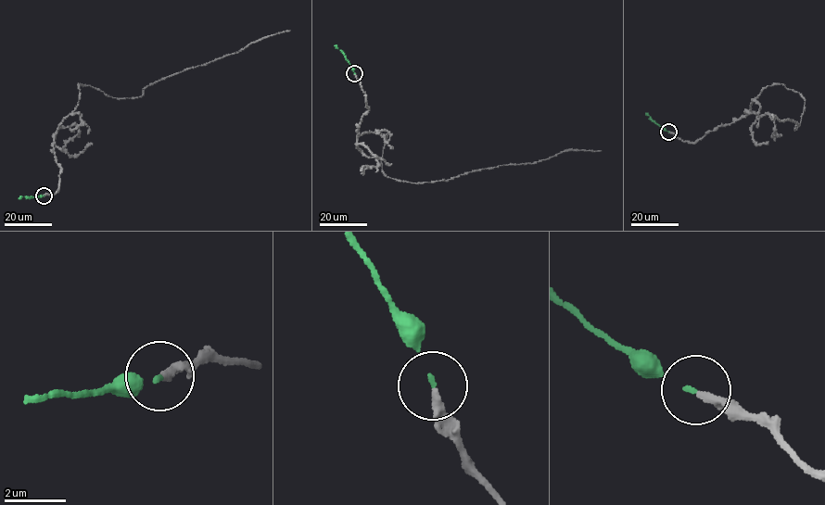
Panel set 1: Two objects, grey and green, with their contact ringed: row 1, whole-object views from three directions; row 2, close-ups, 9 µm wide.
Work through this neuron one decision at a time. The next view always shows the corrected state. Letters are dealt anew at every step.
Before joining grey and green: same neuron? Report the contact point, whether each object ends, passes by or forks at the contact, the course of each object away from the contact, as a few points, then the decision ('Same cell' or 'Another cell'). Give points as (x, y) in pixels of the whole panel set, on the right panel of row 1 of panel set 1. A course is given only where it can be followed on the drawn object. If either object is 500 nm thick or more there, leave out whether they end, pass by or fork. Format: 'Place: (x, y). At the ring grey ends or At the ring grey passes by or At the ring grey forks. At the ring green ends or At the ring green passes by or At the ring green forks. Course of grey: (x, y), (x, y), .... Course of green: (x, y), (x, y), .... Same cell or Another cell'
Place: (668, 132). At the ring grey ends. At the ring green ends. Course of grey: (668, 132), (695, 143), (743, 117), (761, 91), (774, 84), (805, 99), (795, 130), (792, 120), (772, 119). Course of green: (668, 132), (645, 114). Same cell

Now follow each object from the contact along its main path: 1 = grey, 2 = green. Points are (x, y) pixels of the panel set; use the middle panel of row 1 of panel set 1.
1: (354, 73), (368, 108), (359, 135), (386, 134), (382, 170), (391, 178), (447, 181), (568, 150), (601, 150)
2: (354, 73), (335, 45)

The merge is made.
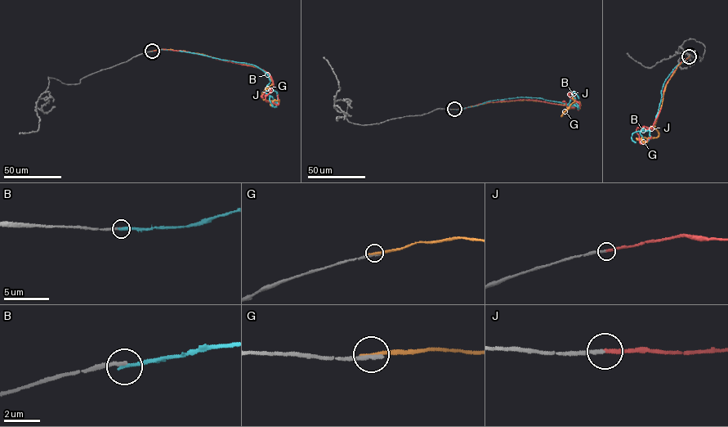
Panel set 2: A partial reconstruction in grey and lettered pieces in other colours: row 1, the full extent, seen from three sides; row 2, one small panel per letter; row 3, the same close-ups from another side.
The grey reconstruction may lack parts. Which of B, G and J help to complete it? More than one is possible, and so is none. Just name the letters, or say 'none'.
J

